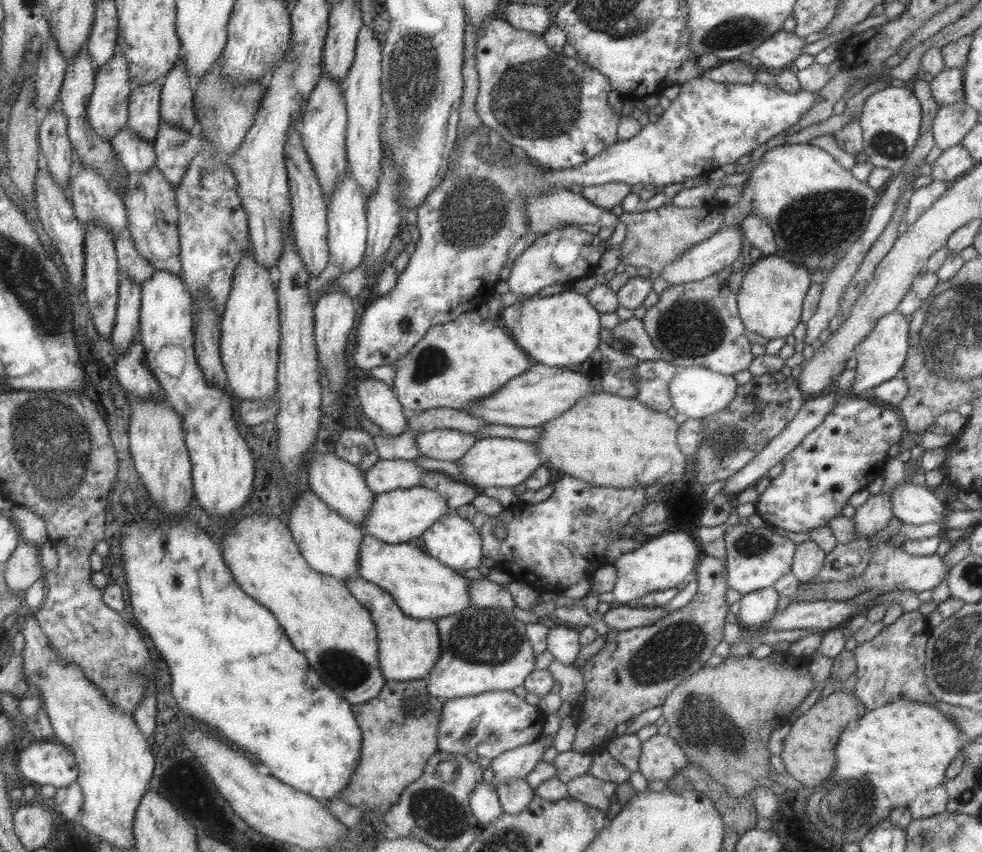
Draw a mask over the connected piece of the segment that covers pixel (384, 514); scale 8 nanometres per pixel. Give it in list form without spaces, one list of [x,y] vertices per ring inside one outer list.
[[[425,486],[397,488],[385,493],[376,494],[363,522],[363,533],[383,540],[388,544],[408,543],[412,538],[422,536],[436,520],[451,512],[446,499],[438,492]]]

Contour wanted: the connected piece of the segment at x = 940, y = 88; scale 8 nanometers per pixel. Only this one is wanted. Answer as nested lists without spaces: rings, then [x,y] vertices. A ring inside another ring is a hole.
[[[961,68],[944,69],[930,84],[931,94],[940,105],[964,101],[964,70]]]

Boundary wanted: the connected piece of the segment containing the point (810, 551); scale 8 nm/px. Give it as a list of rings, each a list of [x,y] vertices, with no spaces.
[[[812,539],[797,544],[792,564],[792,574],[806,584],[816,578],[816,575],[822,570],[827,553],[822,550]]]

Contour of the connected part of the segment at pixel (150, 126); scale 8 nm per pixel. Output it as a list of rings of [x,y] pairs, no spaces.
[[[161,82],[144,84],[144,86],[132,90],[129,97],[127,126],[146,142],[156,140],[161,125],[161,86]]]

